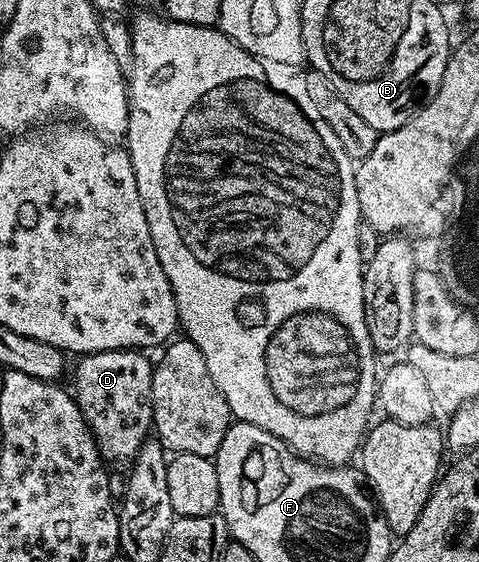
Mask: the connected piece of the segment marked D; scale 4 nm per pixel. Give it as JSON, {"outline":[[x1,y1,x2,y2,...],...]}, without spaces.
{"outline":[[112,349,111,351,99,351,98,353,87,353,76,358,77,366,72,366,71,377,73,373,73,385,71,384,71,392,74,401,77,402,77,407,83,419,89,424,89,430,93,433,93,438,97,441,97,450,100,451,102,458,106,462,126,461,132,462,137,452,140,451,141,445,151,436,153,429,153,400,151,399,151,383,153,382,153,366,152,360,148,361,146,354,139,349]]}

